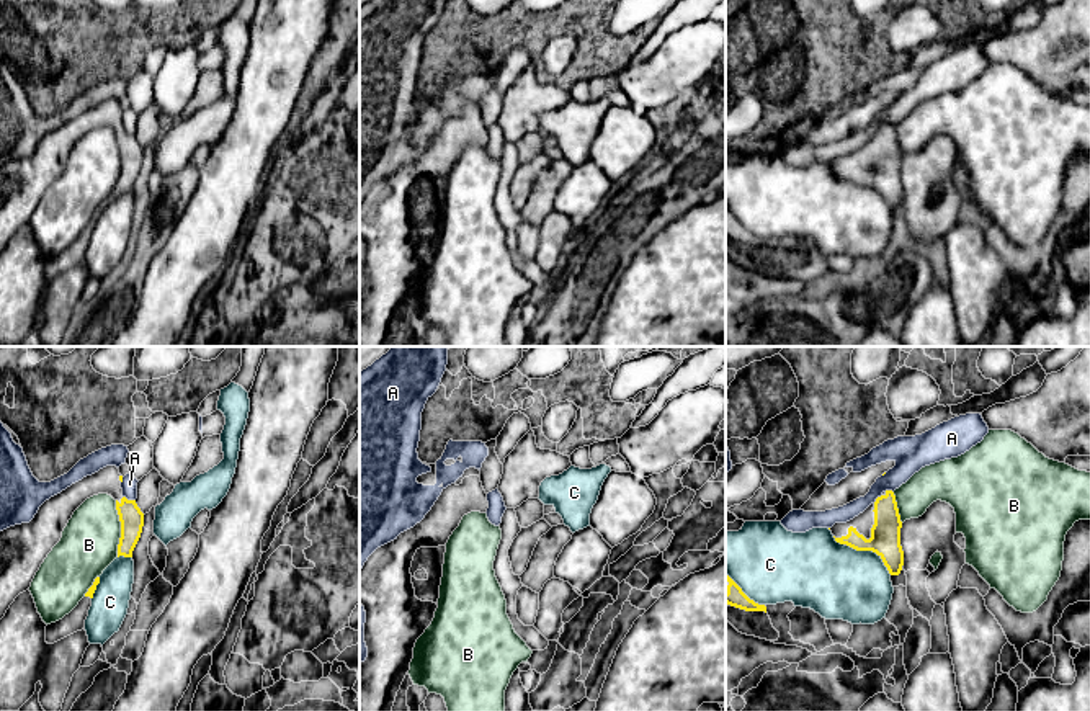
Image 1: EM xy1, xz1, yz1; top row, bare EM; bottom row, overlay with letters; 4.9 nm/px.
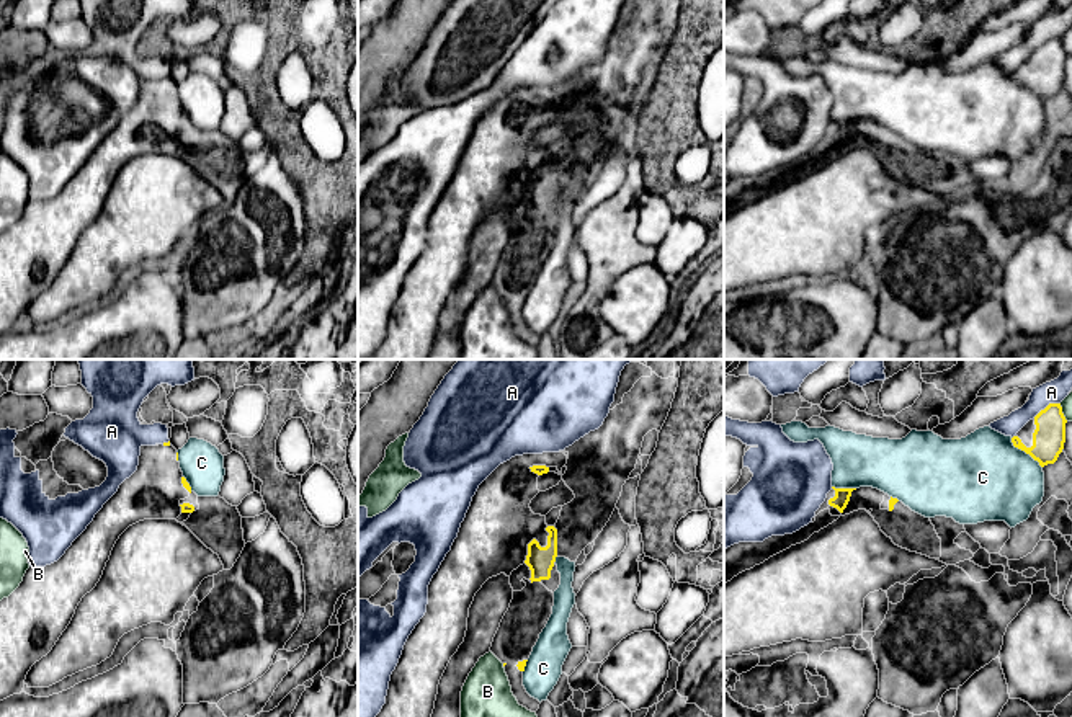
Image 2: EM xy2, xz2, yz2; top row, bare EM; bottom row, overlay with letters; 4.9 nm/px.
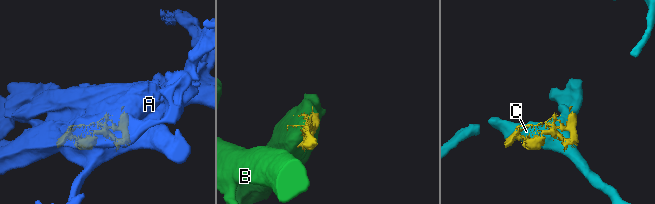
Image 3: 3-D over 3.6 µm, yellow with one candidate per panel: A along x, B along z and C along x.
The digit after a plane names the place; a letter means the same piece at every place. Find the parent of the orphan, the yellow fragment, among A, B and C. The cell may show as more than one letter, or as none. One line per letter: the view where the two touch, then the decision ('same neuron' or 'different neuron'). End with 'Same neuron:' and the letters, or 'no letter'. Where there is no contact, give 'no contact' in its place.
A: yz2 | different neuron
B: xy1 | different neuron
C: yz1 | different neuron
Same neuron: no letter

